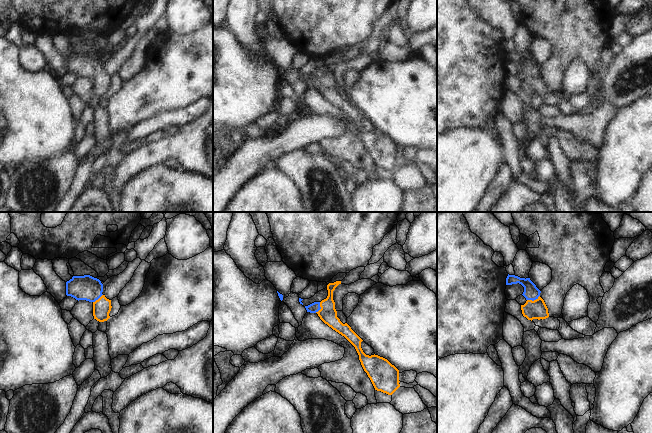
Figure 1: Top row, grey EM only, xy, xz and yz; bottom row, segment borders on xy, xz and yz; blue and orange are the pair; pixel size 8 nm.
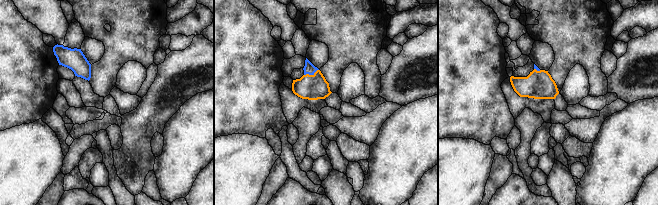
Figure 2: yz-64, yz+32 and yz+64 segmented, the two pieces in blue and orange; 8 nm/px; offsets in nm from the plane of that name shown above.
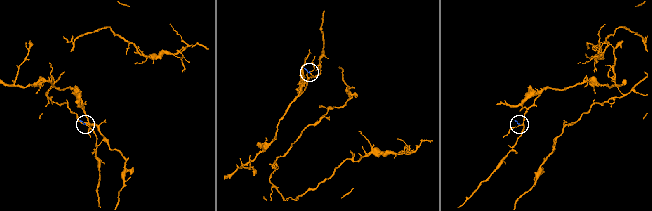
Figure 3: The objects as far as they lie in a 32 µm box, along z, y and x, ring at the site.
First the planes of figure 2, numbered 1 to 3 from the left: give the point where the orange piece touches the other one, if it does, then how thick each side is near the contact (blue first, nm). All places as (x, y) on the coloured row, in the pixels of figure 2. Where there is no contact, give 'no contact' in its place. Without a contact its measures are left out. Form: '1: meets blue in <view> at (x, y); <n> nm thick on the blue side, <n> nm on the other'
1: no contact
2: meets blue in yz+32 at (311, 74); 90 nm thick on the blue side, 200 nm on the other
3: meets blue in yz+64 at (537, 70); 30 nm thick on the blue side, 220 nm on the other

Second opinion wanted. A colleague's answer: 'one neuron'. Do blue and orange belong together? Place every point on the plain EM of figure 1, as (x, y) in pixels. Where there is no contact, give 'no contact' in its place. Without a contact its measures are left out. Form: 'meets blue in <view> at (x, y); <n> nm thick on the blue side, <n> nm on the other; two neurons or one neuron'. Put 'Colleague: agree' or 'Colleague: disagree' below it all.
meets blue in yz at (533, 76); 120 nm thick on the blue side, 160 nm on the other; one neuron
Colleague: agree

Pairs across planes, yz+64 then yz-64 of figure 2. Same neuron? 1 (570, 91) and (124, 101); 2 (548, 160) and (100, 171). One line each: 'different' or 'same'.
1: different
2: same

